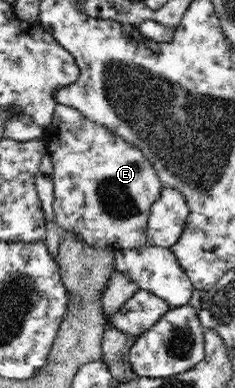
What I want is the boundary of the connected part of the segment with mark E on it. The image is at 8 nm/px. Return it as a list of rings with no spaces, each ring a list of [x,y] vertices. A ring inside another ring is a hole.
[[[59,103],[55,106],[51,122],[43,128],[41,139],[45,145],[45,150],[49,153],[49,159],[51,159],[53,166],[54,200],[52,208],[54,211],[54,220],[60,227],[61,232],[74,232],[77,238],[81,239],[81,242],[88,244],[88,246],[109,248],[113,250],[113,252],[147,245],[148,216],[151,206],[160,198],[163,183],[161,183],[161,180],[157,177],[157,171],[155,171],[153,165],[150,164],[149,159],[142,153],[142,150],[139,150],[136,146],[130,144],[130,142],[123,140],[123,138],[115,134],[112,130],[91,121],[77,109]]]

